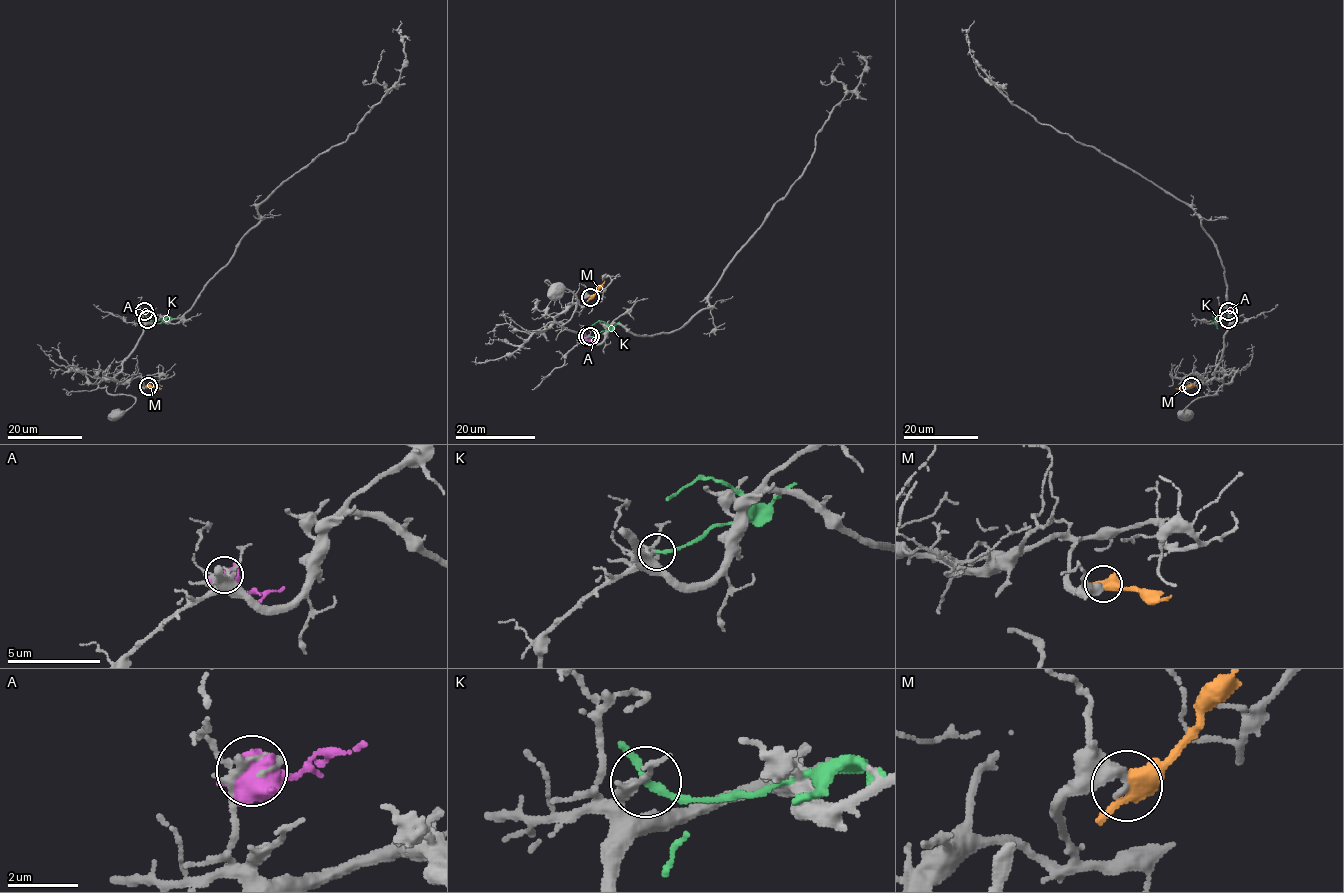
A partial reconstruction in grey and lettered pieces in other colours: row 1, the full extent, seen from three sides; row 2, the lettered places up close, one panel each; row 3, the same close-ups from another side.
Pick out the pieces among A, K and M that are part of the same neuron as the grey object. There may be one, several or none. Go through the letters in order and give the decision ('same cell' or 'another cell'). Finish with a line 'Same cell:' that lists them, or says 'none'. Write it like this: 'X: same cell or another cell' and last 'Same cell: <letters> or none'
A: another cell
K: another cell
M: another cell
Same cell: none

